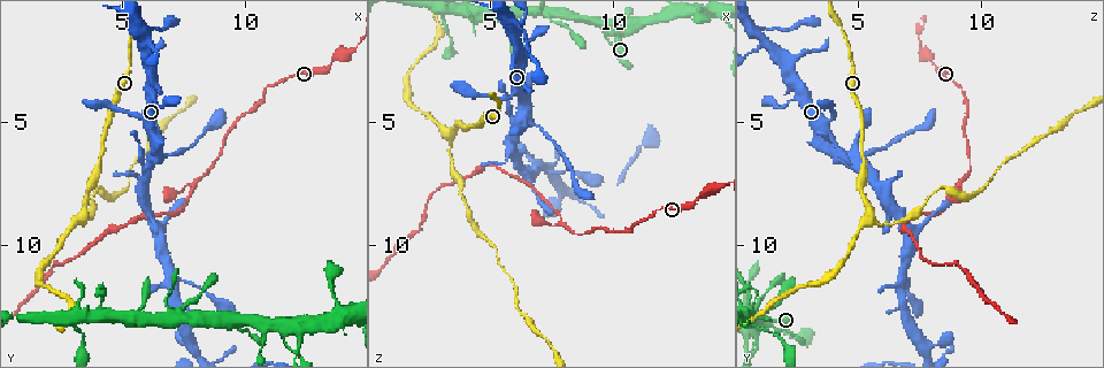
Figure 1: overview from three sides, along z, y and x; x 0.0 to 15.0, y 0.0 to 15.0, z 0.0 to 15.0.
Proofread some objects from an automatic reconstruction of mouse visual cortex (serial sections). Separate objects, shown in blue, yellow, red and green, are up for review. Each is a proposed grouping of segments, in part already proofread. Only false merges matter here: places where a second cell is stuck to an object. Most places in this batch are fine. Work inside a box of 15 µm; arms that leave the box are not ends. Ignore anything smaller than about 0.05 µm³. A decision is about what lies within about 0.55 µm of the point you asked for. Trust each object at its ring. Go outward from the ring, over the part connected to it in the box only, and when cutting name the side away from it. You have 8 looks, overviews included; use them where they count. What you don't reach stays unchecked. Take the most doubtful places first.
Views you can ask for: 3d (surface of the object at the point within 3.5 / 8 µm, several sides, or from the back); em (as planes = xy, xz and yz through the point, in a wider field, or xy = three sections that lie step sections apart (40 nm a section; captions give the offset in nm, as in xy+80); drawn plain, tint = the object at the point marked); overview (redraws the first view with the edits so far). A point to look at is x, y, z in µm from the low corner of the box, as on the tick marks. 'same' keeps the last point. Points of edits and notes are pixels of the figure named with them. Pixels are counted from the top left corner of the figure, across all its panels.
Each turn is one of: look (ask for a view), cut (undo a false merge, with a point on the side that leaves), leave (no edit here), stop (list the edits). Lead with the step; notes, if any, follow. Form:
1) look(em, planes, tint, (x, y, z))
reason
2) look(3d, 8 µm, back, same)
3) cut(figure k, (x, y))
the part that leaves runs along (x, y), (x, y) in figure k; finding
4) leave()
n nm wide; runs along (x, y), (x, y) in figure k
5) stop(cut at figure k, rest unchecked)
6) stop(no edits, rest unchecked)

look(3d, 8 µm, (7.9, 7.6, 9.1))
a fork

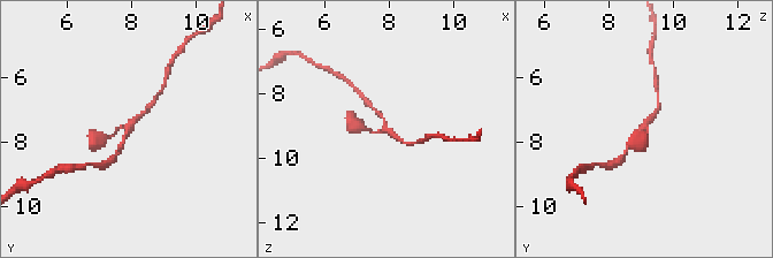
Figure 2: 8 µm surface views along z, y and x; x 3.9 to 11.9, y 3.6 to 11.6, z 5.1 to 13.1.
look(3d, 3.5 µm, (7.9, 7.5, 9.1))
closer look

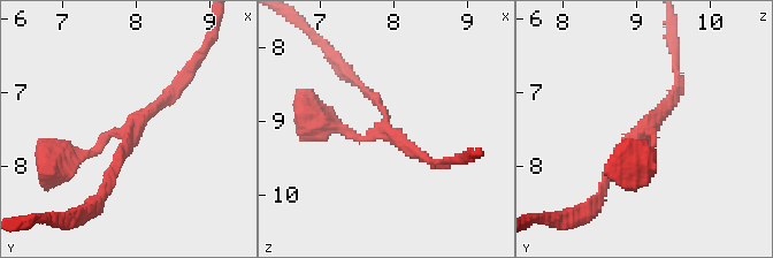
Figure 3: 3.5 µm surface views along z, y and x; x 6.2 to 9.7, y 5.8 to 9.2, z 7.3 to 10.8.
look(em, planes, tint, (7.90, 7.50, 9.10))
3 arms; arms of 150, 150, 150 nm; need the tissue

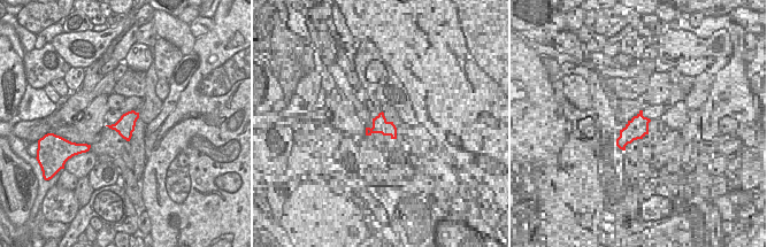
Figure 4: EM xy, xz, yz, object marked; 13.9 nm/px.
leave()
runs along (181, 83), (128, 129), (104, 189) in figure 3; all the same cell

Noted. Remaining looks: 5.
look(3d, 3.5 µm, (3.4, 8.9, 5.5))
arms part here

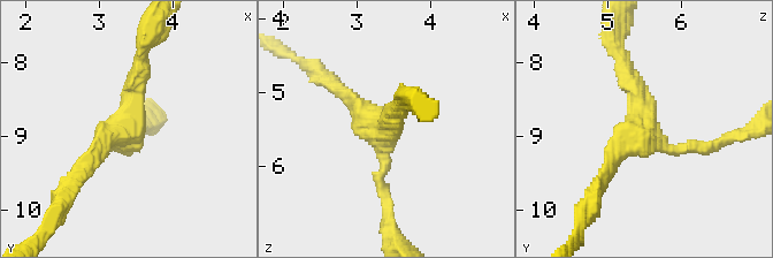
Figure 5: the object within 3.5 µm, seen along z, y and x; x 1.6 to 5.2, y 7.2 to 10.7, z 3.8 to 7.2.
look(em, planes, tint, (3.40, 8.85, 5.45))
3 arms; arms of 150, 200, 250 nm; now the EM

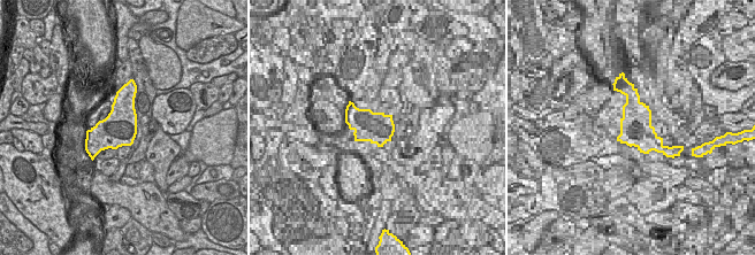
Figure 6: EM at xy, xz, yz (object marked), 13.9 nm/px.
look(em, xy, step 5, tint, same)

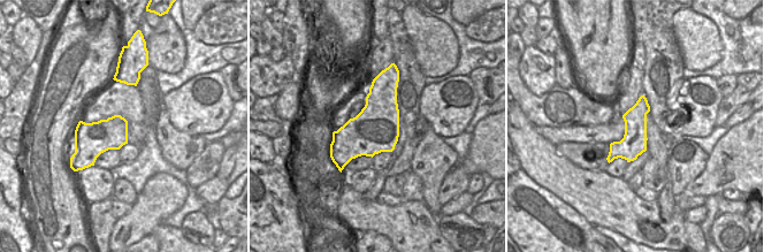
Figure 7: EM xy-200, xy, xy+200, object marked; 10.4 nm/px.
leave()
one cell here

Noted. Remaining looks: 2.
stop(no edits, rest unchecked)

